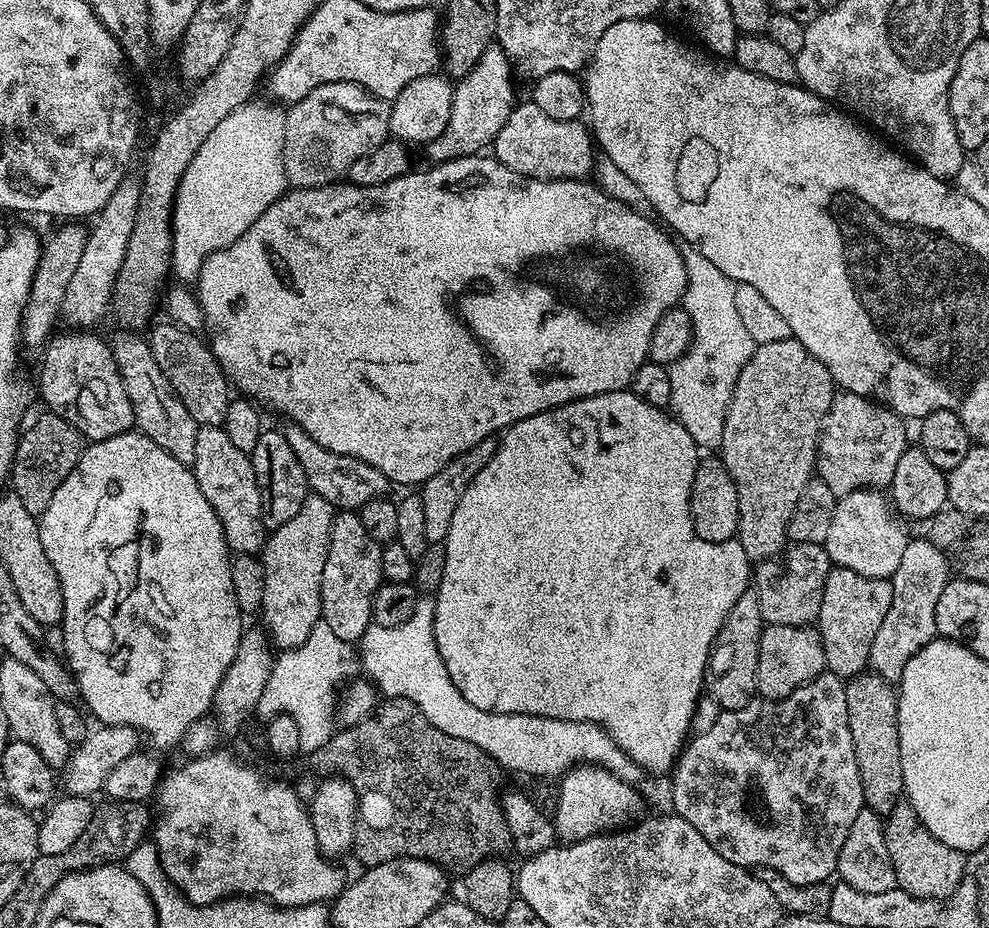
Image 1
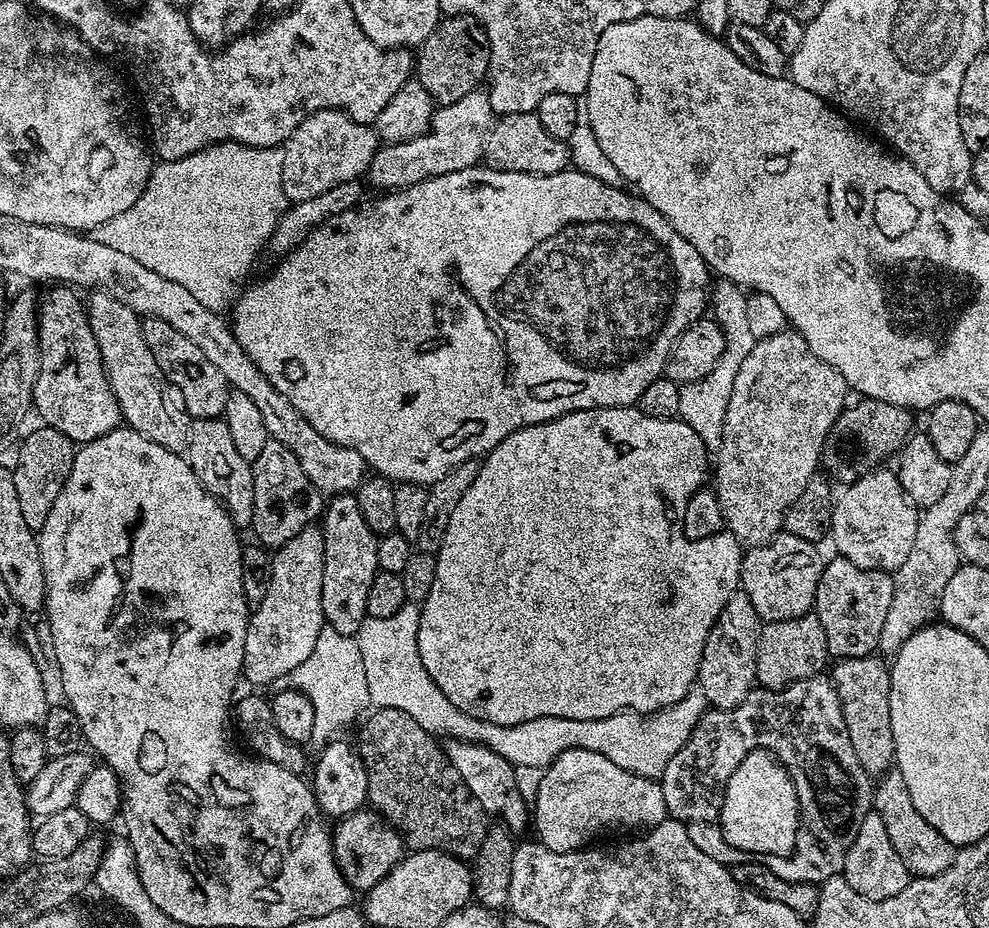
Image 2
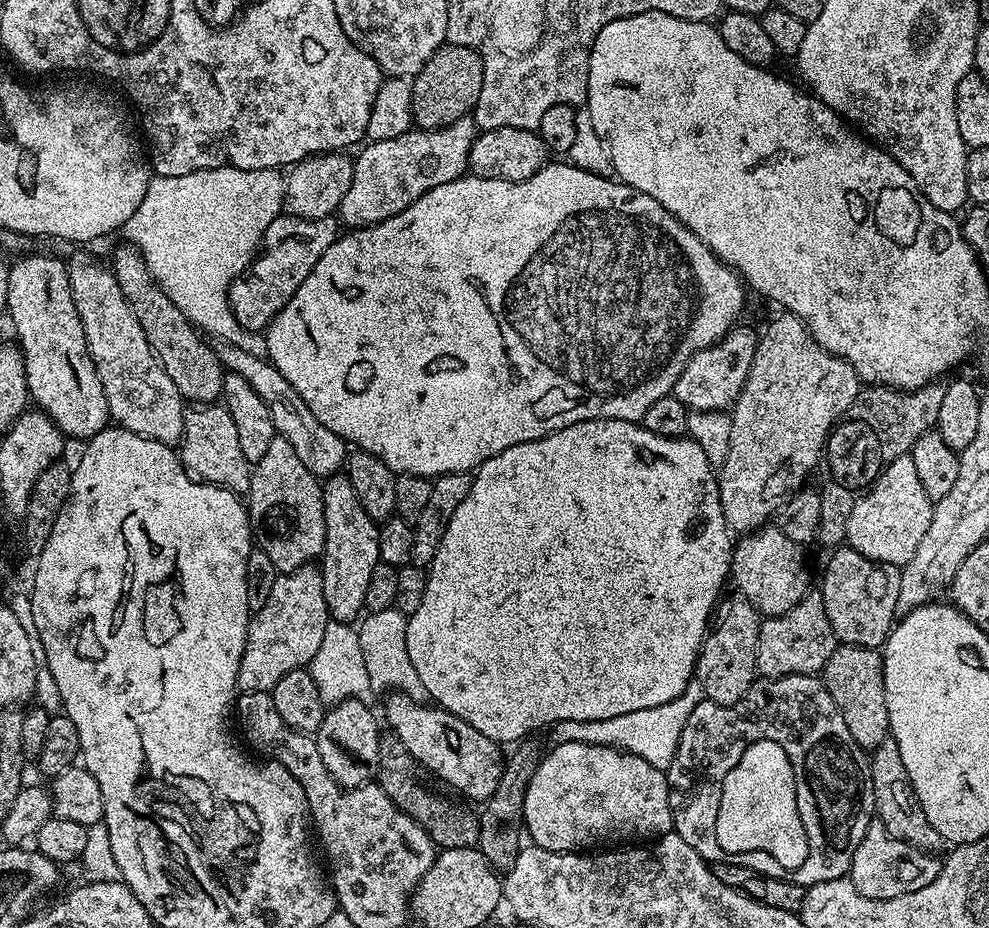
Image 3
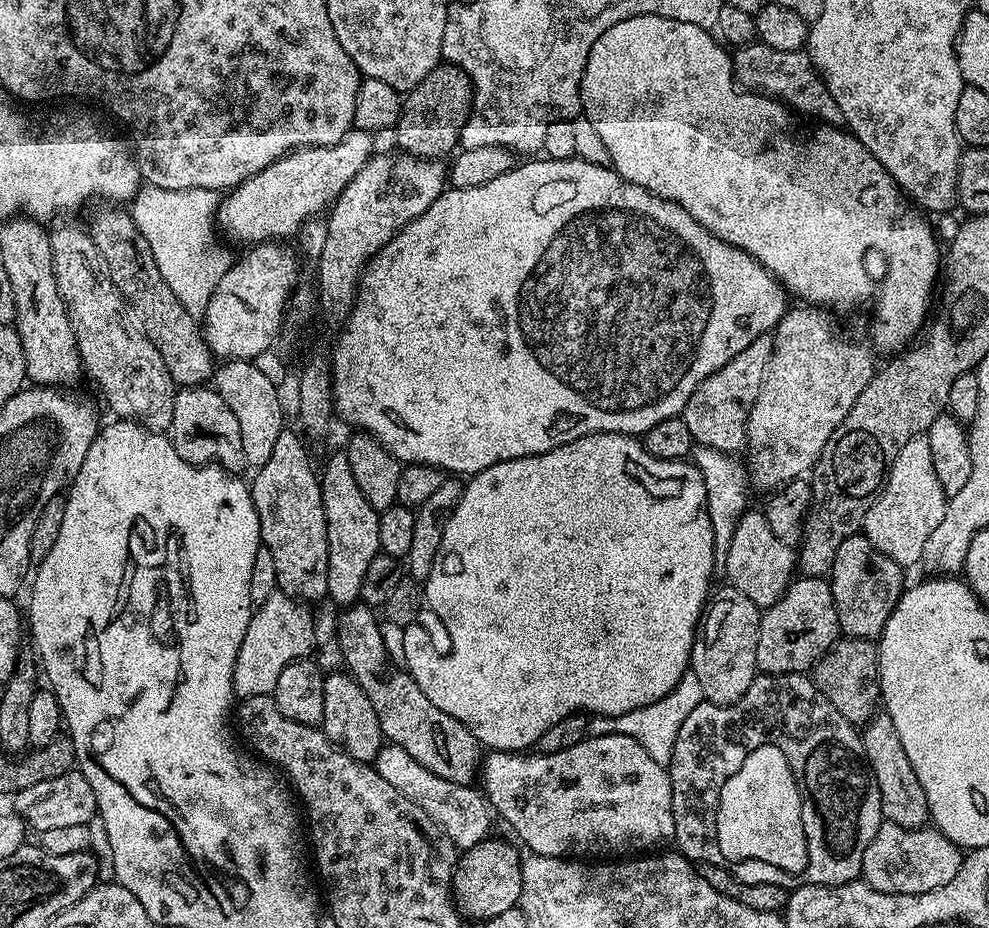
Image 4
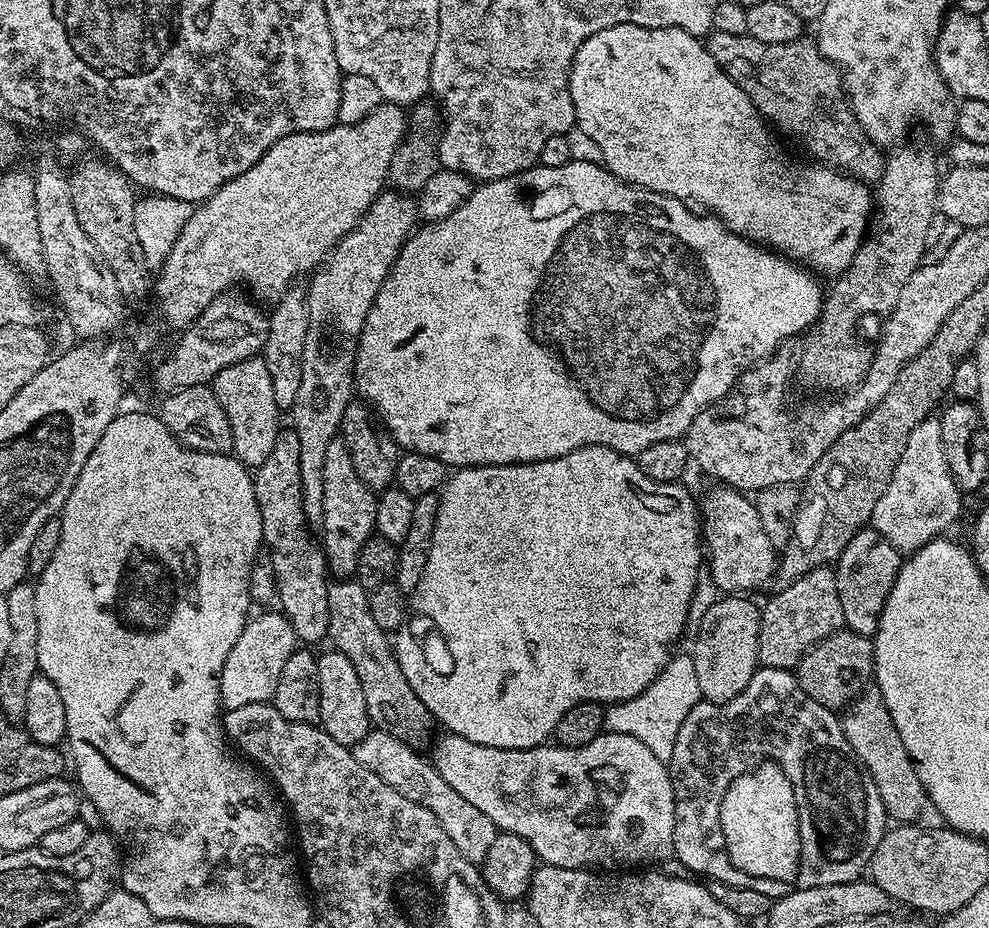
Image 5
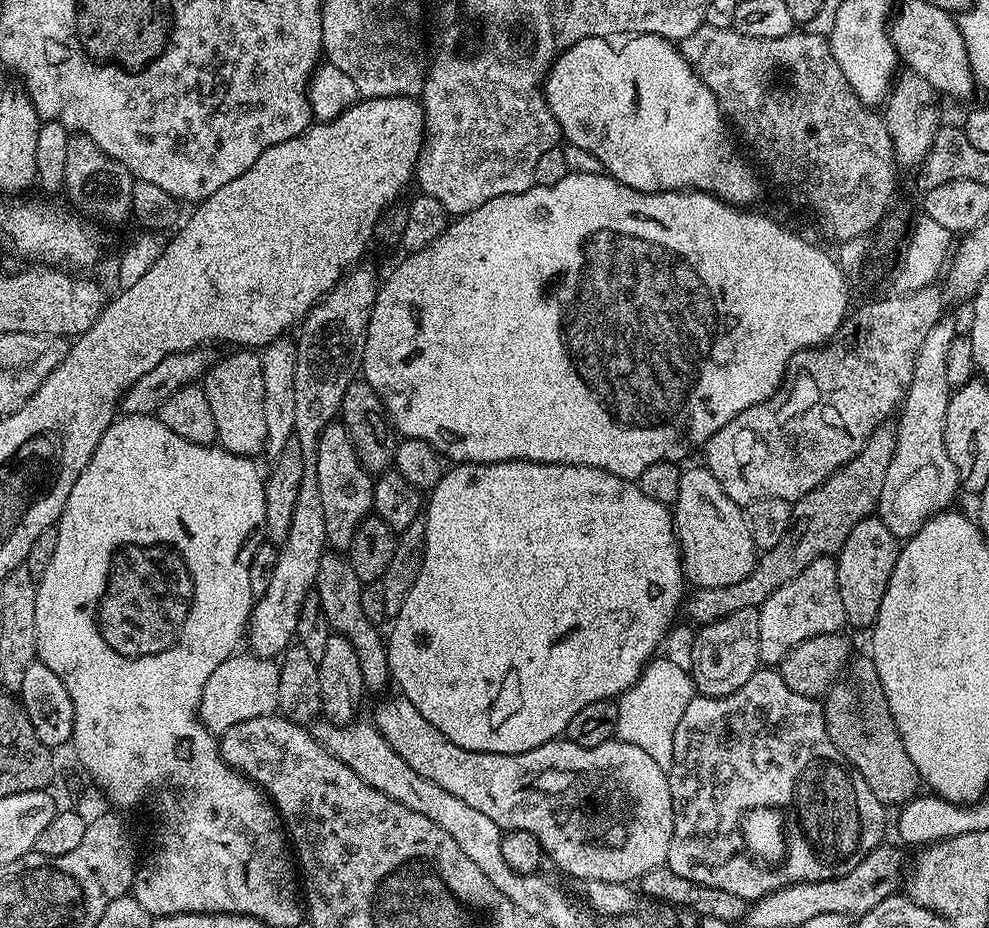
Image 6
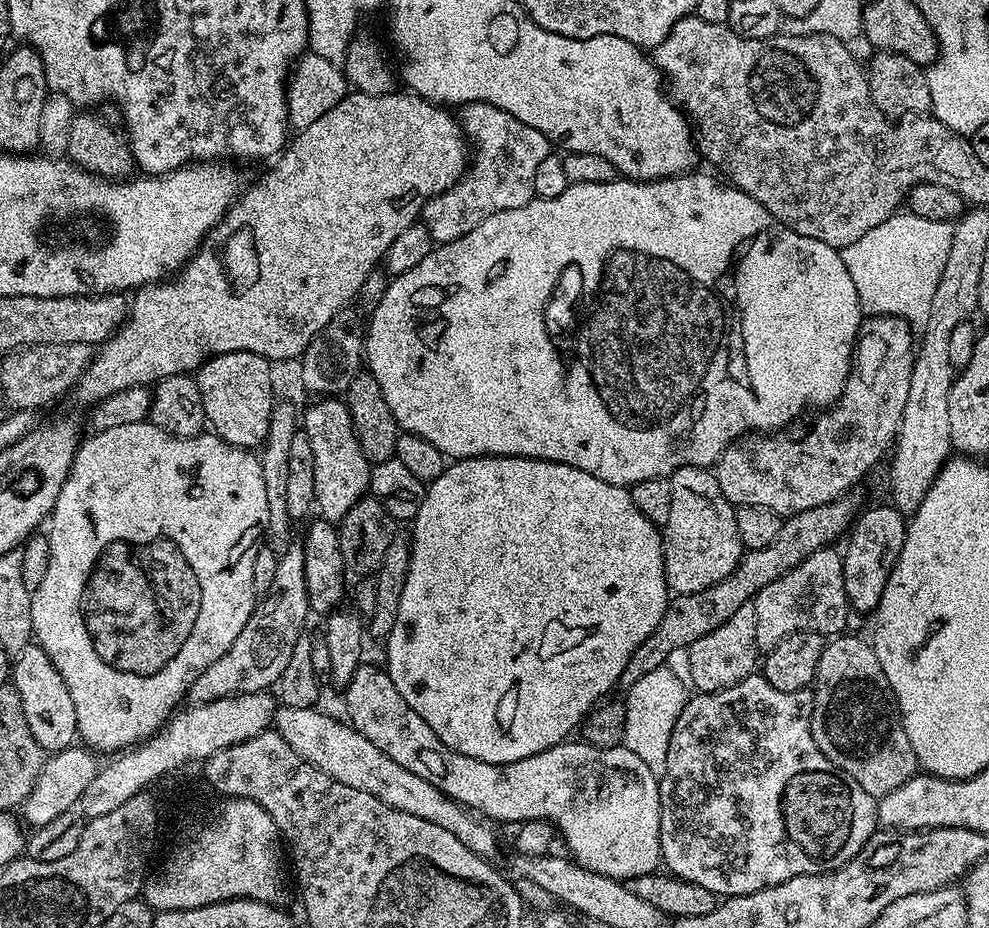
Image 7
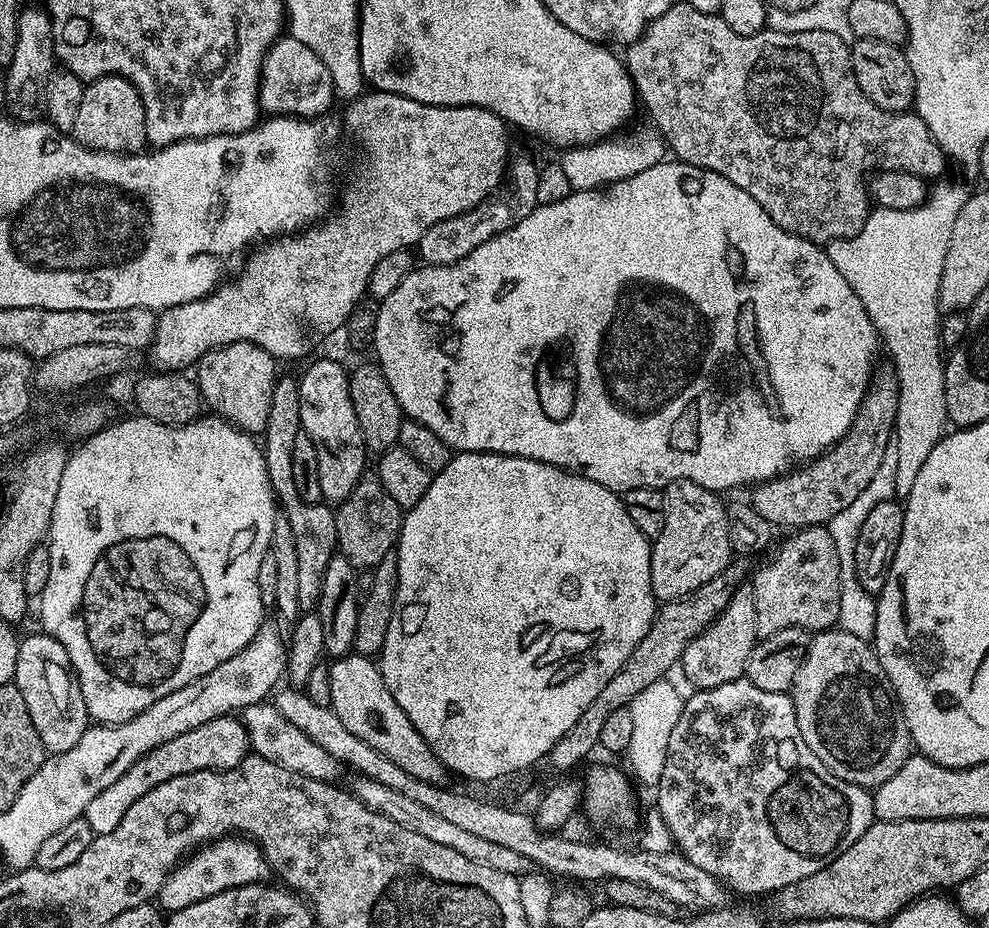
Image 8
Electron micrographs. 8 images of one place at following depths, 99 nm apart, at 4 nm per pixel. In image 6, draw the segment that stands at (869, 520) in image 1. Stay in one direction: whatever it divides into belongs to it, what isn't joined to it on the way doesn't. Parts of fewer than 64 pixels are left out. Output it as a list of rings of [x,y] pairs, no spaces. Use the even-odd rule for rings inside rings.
[[[951,318],[938,321],[934,330],[926,334],[914,362],[914,378],[898,409],[900,424],[896,428],[896,449],[886,470],[878,515],[886,530],[900,542],[917,532],[937,512],[951,509],[952,499],[961,491],[960,475],[954,462],[950,462],[944,433],[950,395],[946,382],[946,354],[950,354],[950,342],[957,334],[958,328]]]

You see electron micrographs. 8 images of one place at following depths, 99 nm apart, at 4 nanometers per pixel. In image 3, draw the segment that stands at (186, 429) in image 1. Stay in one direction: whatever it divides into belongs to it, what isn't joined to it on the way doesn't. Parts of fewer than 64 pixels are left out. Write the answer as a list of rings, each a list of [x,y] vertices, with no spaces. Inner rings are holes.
[[[76,260],[73,264],[67,265],[67,270],[70,294],[74,294],[78,318],[82,318],[82,330],[86,334],[88,353],[94,362],[94,370],[98,370],[102,390],[106,390],[109,417],[119,427],[130,430],[142,438],[150,438],[154,442],[162,442],[169,446],[179,445],[184,439],[186,401],[178,394],[178,386],[170,382],[170,374],[166,374],[166,370],[160,365],[160,359],[153,354],[150,342],[146,342],[146,334],[142,334],[138,318],[134,318],[134,310],[122,294],[115,272],[111,267],[104,265],[103,268],[96,260]]]

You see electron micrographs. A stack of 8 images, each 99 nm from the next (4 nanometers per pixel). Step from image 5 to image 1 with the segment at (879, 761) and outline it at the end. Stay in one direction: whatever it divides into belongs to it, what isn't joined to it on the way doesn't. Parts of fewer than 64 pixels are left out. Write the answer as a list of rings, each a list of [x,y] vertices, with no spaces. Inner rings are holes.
[[[907,802],[896,804],[894,810],[889,812],[883,821],[883,825],[886,850],[890,850],[890,858],[894,862],[896,883],[901,890],[909,892],[911,896],[946,898],[956,889],[964,873],[964,865],[966,863],[965,853],[946,846],[946,842],[938,842],[938,838],[934,838],[934,834],[930,834],[930,830],[926,830],[926,826],[920,821],[918,814],[914,814],[914,810]]]

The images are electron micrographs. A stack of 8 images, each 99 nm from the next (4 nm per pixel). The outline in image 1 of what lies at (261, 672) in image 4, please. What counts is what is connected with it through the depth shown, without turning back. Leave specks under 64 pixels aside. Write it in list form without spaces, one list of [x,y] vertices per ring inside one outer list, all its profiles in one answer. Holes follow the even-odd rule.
[[[309,494],[298,514],[290,522],[271,529],[264,541],[264,589],[258,616],[264,619],[263,631],[277,649],[298,647],[310,636],[310,630],[321,623],[322,570],[326,570],[333,515],[330,502]]]

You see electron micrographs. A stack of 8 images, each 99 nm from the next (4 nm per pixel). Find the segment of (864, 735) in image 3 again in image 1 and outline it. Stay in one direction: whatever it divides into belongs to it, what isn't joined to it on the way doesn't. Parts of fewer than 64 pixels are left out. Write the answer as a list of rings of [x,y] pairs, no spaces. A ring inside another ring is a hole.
[[[875,674],[851,677],[845,683],[846,710],[850,722],[850,738],[854,742],[854,758],[858,762],[858,778],[862,778],[864,803],[881,818],[887,817],[904,796],[902,750],[898,742],[898,692],[893,681]]]

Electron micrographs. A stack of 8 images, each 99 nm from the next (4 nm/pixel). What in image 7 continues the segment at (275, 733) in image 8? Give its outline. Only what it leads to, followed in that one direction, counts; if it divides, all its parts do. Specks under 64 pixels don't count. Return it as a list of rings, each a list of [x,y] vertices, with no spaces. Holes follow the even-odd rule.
[[[316,706],[310,708],[277,707],[274,731],[282,738],[286,738],[289,746],[303,760],[310,762],[330,778],[342,782],[342,786],[354,786],[354,790],[366,790],[366,794],[374,794],[374,798],[386,802],[386,806],[397,808],[406,814],[414,814],[418,818],[426,818],[426,822],[434,822],[438,826],[442,826],[442,830],[450,830],[450,834],[454,834],[454,838],[458,838],[458,842],[462,842],[467,848],[474,850],[474,854],[492,858],[496,852],[496,836],[487,828],[487,826],[489,827],[487,823],[481,822],[471,811],[465,810],[461,805],[453,802],[449,796],[442,794],[442,790],[430,786],[430,782],[426,782],[426,778],[418,778],[418,774],[410,774],[410,770],[402,770],[402,766],[398,766],[398,762],[394,762],[394,758],[382,754],[382,750],[378,750],[378,746],[374,746],[374,742],[370,742],[370,738],[358,734],[358,730],[354,730],[351,724],[343,719],[335,720],[334,717],[327,716],[326,713],[319,712],[318,709],[319,707]]]

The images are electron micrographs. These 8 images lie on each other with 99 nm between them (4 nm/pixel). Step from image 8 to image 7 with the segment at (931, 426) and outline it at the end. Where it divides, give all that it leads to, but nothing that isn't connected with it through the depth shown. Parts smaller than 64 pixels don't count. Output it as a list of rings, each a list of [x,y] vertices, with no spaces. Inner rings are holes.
[[[897,214],[843,248],[846,270],[850,270],[854,290],[858,290],[861,309],[868,316],[897,316],[910,326],[923,326],[930,314],[934,290],[938,290],[938,278],[942,278],[942,266],[946,266],[950,254],[952,230],[947,220],[934,222]]]

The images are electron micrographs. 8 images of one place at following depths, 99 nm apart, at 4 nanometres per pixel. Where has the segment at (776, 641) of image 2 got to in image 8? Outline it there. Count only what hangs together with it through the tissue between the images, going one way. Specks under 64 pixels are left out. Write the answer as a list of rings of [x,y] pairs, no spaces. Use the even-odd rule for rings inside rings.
[[[813,526],[793,531],[780,544],[776,557],[769,564],[755,569],[750,583],[754,590],[754,603],[758,613],[758,637],[778,634],[778,630],[802,628],[809,634],[827,632],[838,625],[838,590],[840,589],[840,567],[838,566],[838,546],[830,538],[827,527]]]

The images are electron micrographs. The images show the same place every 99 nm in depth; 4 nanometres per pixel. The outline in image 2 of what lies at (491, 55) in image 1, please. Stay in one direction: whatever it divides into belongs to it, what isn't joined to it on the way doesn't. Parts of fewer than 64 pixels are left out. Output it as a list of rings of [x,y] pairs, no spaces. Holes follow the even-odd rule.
[[[477,90],[458,98],[458,102],[437,107],[432,113],[432,127],[418,138],[384,144],[373,156],[366,173],[369,185],[380,190],[409,188],[432,176],[454,174],[454,170],[475,168],[484,155],[484,143],[492,130],[494,113],[487,91]],[[369,180],[369,181],[368,181]]]

